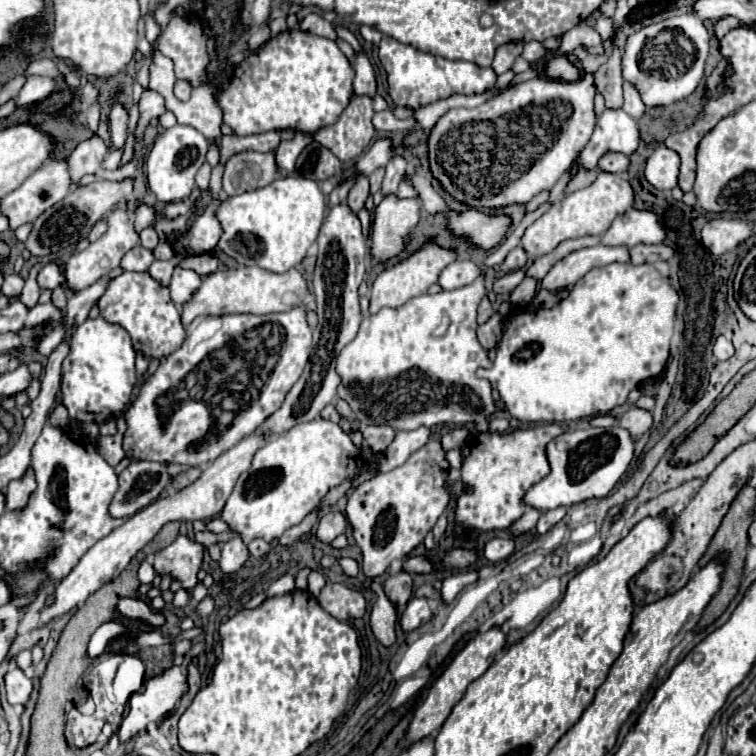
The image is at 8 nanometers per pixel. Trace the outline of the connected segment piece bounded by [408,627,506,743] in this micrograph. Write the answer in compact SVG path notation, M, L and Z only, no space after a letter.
M492 627L484 633L478 633L454 659L452 663L446 667L446 671L438 677L438 681L432 685L428 697L422 701L422 705L416 709L414 719L410 723L408 729L408 743L416 743L422 737L438 731L442 727L442 723L446 721L446 717L450 715L452 707L462 699L462 695L466 693L466 687L470 685L470 681L478 679L494 661L494 655L506 645L506 633L500 627Z

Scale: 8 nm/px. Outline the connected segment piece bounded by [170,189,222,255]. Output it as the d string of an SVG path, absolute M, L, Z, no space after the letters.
M200 189L198 199L194 201L194 207L204 211L196 215L194 221L188 221L188 229L178 233L170 239L170 245L176 255L188 253L188 255L200 255L210 253L216 249L220 237L222 237L222 225L216 219L216 209L222 203L222 199L214 199L210 189Z

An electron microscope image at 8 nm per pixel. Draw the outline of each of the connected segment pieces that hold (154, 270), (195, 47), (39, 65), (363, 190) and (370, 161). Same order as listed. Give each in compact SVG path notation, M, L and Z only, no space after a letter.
M154 261L154 263L150 265L150 275L152 275L160 285L168 285L174 267L176 267L174 261Z
M172 9L158 51L174 61L178 79L188 79L194 87L204 83L202 71L208 63L208 55L206 39L198 23L188 23Z
M38 59L38 61L32 61L32 63L30 63L30 67L26 69L26 75L58 77L58 75L60 75L60 71L58 71L56 61L52 61L52 59Z
M356 173L354 183L352 183L352 189L350 189L350 193L348 193L348 203L350 203L350 207L352 207L356 213L364 207L366 199L368 199L368 187L370 187L368 177L362 175L362 173Z
M390 137L378 139L358 161L356 161L356 171L366 171L370 175L378 167L386 167L386 163L396 155L394 153L394 143Z

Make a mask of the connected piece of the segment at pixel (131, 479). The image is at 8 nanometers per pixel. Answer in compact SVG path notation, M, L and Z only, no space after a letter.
M132 461L120 475L120 489L112 499L110 515L130 517L142 507L148 507L170 485L172 475L166 463Z

